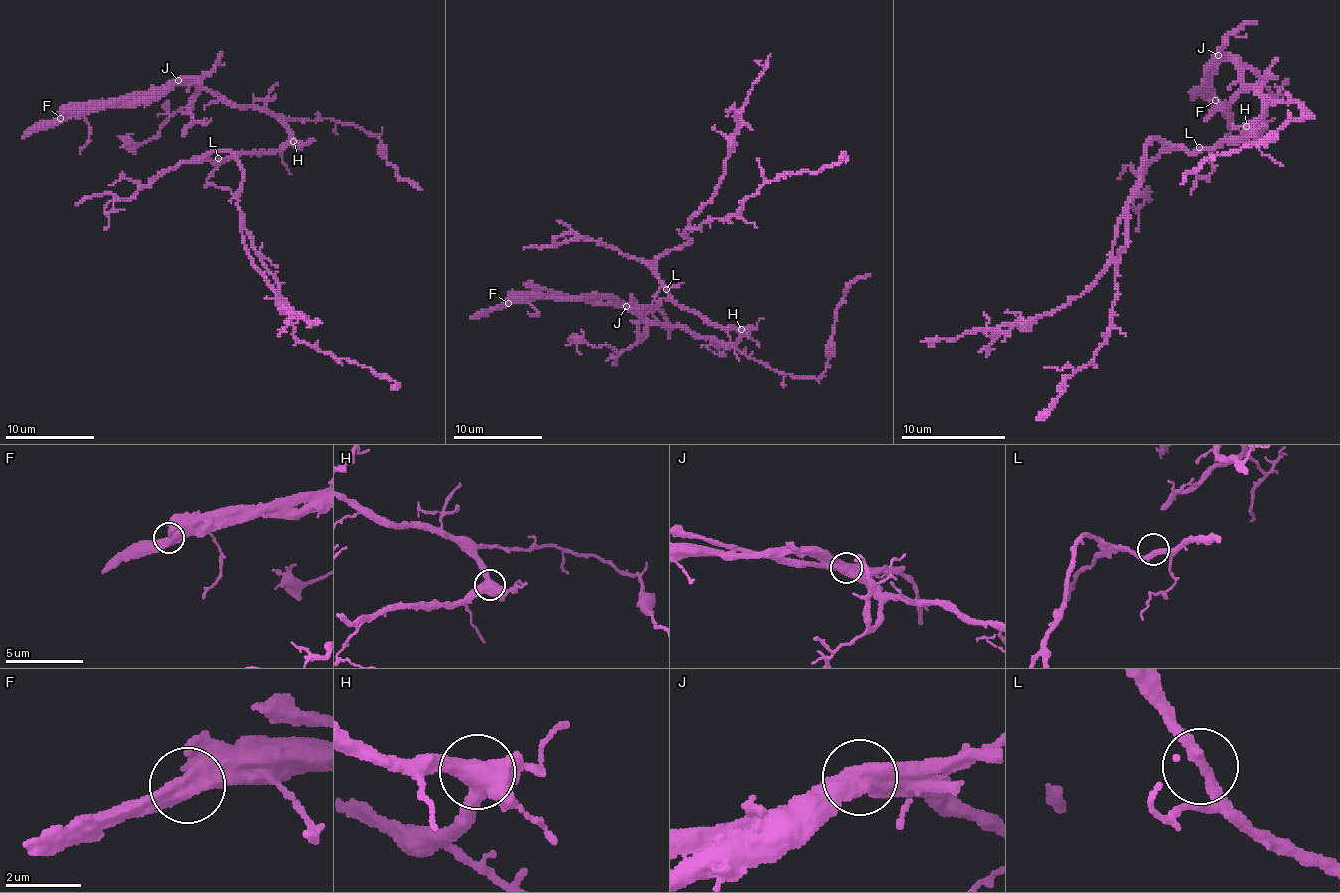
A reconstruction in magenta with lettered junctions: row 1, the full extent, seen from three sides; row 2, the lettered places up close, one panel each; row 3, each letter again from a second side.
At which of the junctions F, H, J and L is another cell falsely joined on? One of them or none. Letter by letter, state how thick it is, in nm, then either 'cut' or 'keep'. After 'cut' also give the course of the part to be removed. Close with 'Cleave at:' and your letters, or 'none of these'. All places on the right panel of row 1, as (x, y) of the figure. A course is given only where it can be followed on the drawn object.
F: calibre 600 nm; keep
H: calibre 460 nm; keep
J: calibre 650 nm; cut; course (1217, 55), (1191, 100)
L: calibre 300 nm; keep
Cleave at: J

